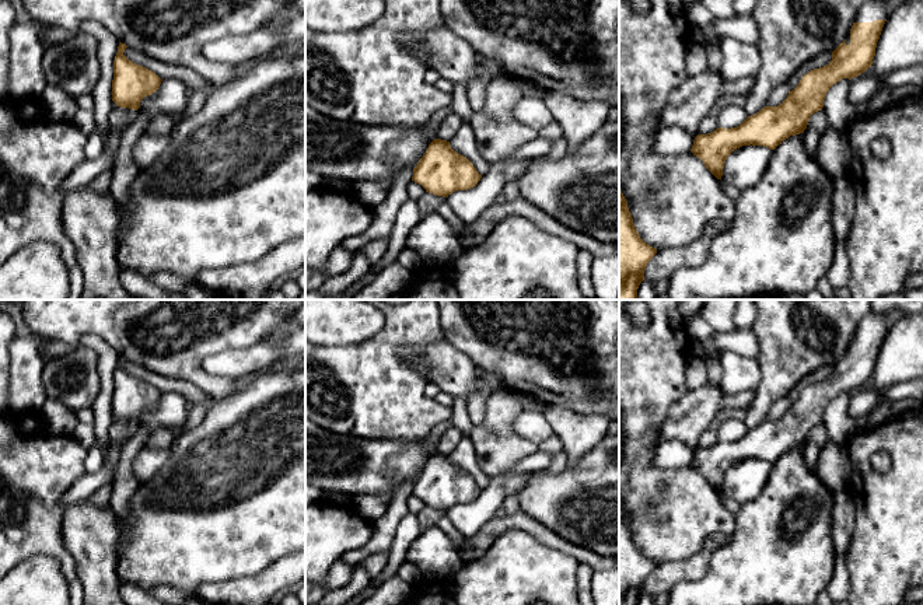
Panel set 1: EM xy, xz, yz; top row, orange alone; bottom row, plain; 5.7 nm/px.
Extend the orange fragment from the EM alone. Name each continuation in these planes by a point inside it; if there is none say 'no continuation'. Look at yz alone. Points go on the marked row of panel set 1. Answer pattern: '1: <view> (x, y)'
1: yz (871, 10)

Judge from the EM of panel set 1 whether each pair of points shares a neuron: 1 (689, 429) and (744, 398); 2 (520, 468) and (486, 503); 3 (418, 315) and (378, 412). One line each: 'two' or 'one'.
1: one
2: one
3: one

